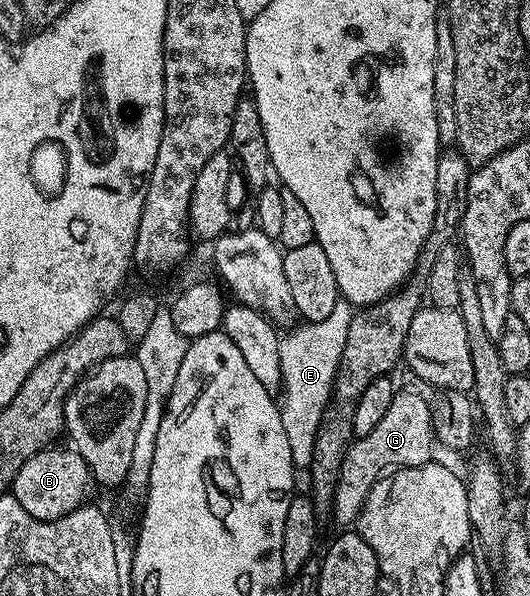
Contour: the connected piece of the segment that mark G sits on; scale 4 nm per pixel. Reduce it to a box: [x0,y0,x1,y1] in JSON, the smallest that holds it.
[333,389,436,528]

